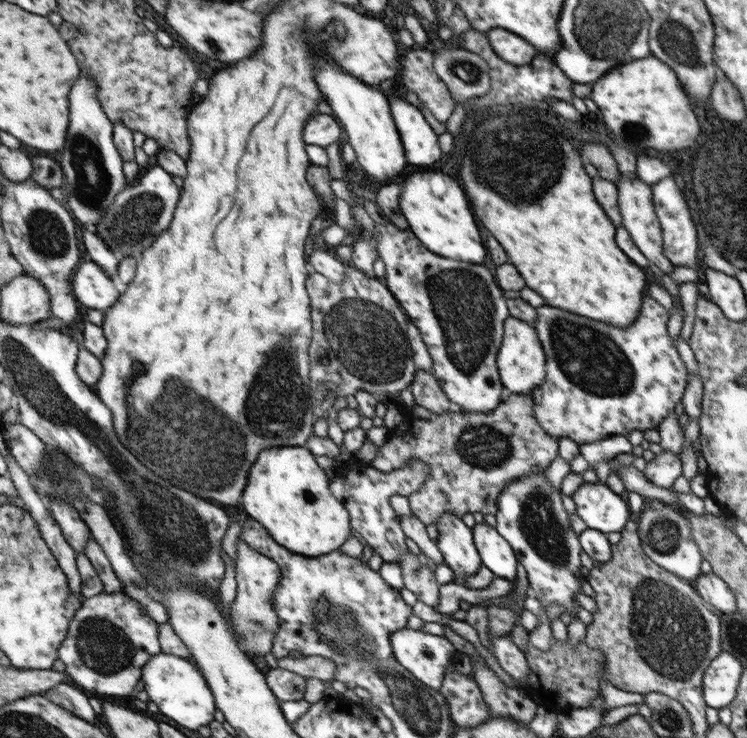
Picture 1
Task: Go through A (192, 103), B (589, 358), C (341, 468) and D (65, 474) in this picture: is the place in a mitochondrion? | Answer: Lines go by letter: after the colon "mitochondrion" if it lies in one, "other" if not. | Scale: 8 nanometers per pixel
A: other
B: mitochondrion
C: other
D: mitochondrion

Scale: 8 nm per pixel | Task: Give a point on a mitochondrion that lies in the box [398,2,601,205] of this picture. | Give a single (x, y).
(462, 68)

